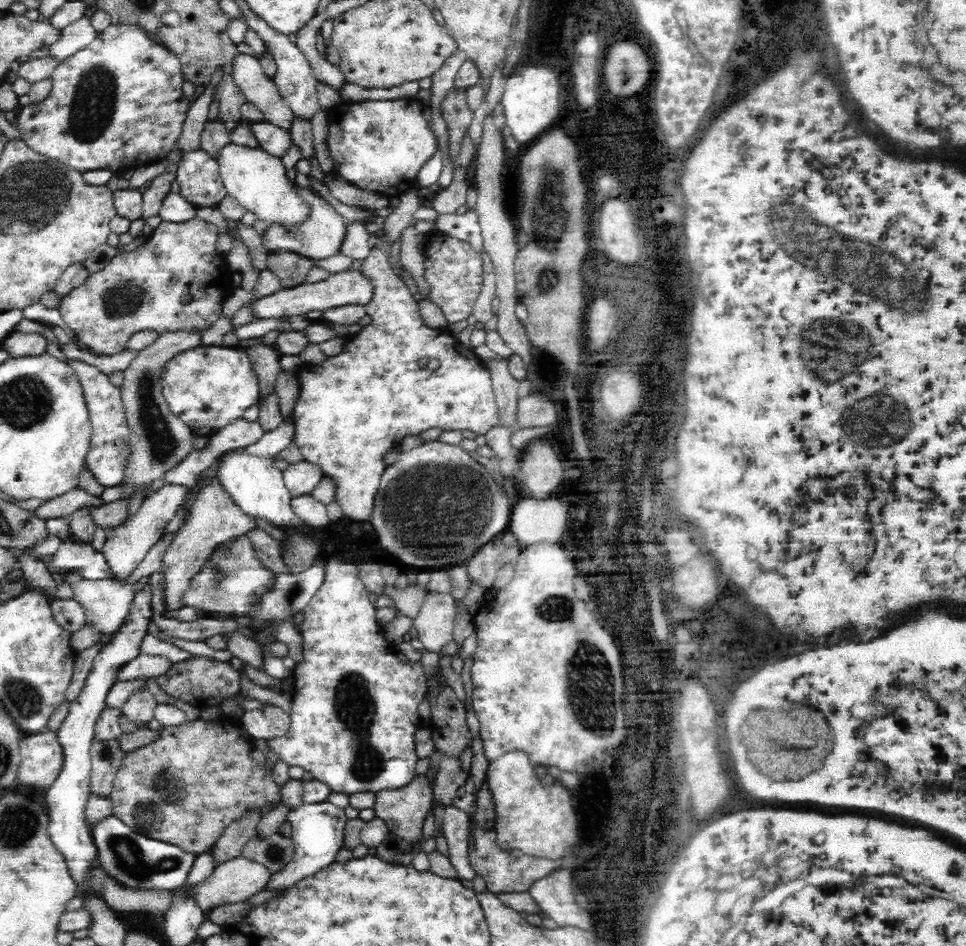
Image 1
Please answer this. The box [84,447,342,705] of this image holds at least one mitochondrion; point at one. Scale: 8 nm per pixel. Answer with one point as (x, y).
(289, 594)

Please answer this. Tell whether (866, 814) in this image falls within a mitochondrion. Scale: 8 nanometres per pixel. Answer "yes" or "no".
no

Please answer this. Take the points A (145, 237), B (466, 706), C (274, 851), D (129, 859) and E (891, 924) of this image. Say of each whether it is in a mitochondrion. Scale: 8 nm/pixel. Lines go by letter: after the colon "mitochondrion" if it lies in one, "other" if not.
A: other
B: other
C: mitochondrion
D: mitochondrion
E: other

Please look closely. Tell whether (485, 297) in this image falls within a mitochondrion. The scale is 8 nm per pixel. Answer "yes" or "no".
no

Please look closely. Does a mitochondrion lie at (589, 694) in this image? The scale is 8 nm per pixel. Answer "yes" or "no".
yes

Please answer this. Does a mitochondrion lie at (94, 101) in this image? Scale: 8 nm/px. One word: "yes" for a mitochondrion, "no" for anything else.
yes

